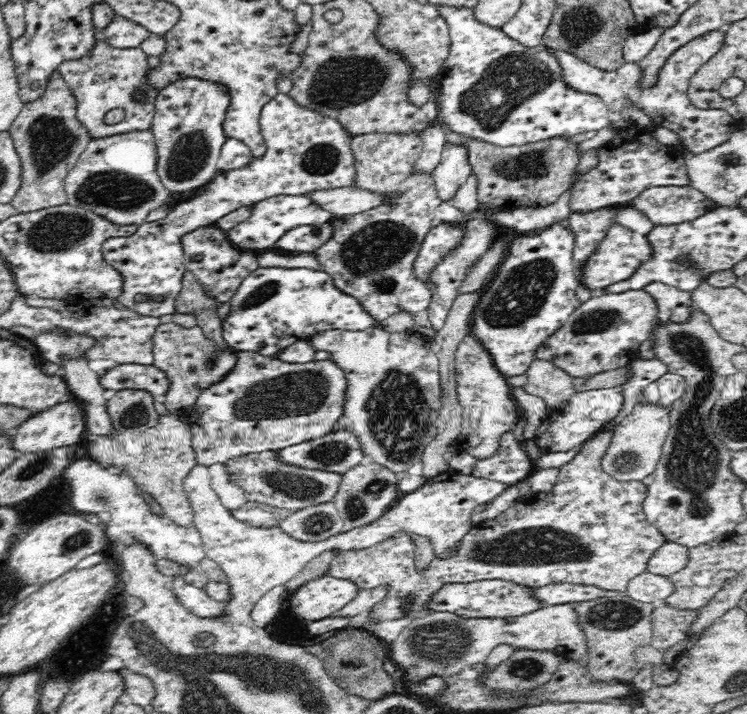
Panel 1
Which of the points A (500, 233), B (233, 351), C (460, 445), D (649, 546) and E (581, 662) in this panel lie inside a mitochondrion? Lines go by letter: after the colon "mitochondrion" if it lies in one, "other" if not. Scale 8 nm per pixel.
A: other
B: other
C: other
D: other
E: other

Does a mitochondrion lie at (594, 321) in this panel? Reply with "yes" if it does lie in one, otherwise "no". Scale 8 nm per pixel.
yes

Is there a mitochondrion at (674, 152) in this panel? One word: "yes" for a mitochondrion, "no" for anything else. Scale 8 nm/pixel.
no

